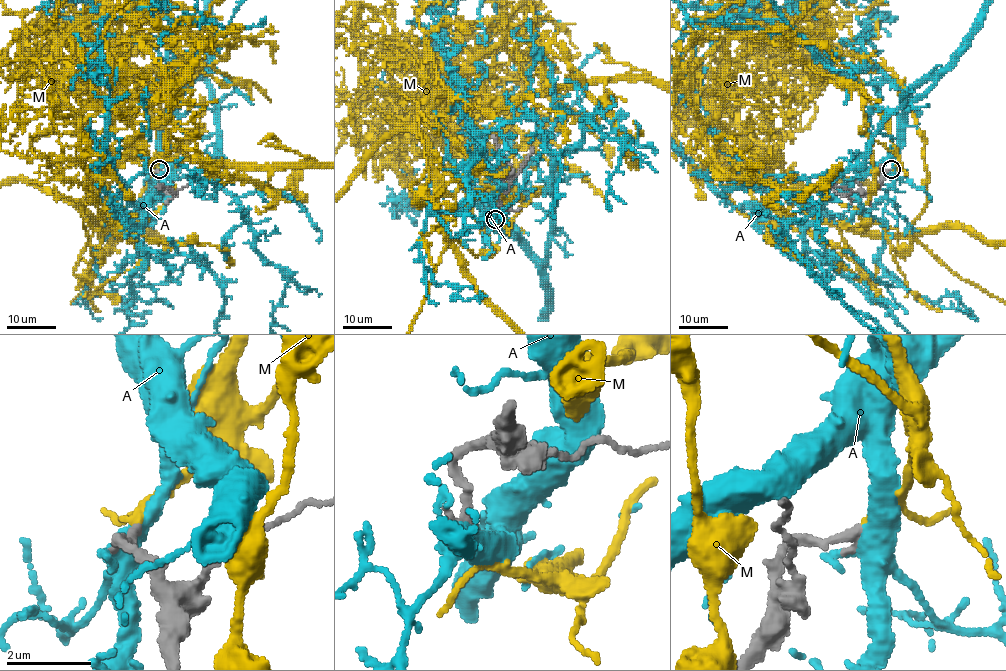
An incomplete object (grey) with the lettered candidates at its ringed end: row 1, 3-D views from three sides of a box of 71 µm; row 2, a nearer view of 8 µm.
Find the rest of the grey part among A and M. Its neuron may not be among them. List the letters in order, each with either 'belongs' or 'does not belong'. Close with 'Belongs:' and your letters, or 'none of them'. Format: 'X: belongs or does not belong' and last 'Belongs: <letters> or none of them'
A: does not belong
M: belongs
Belongs: M

